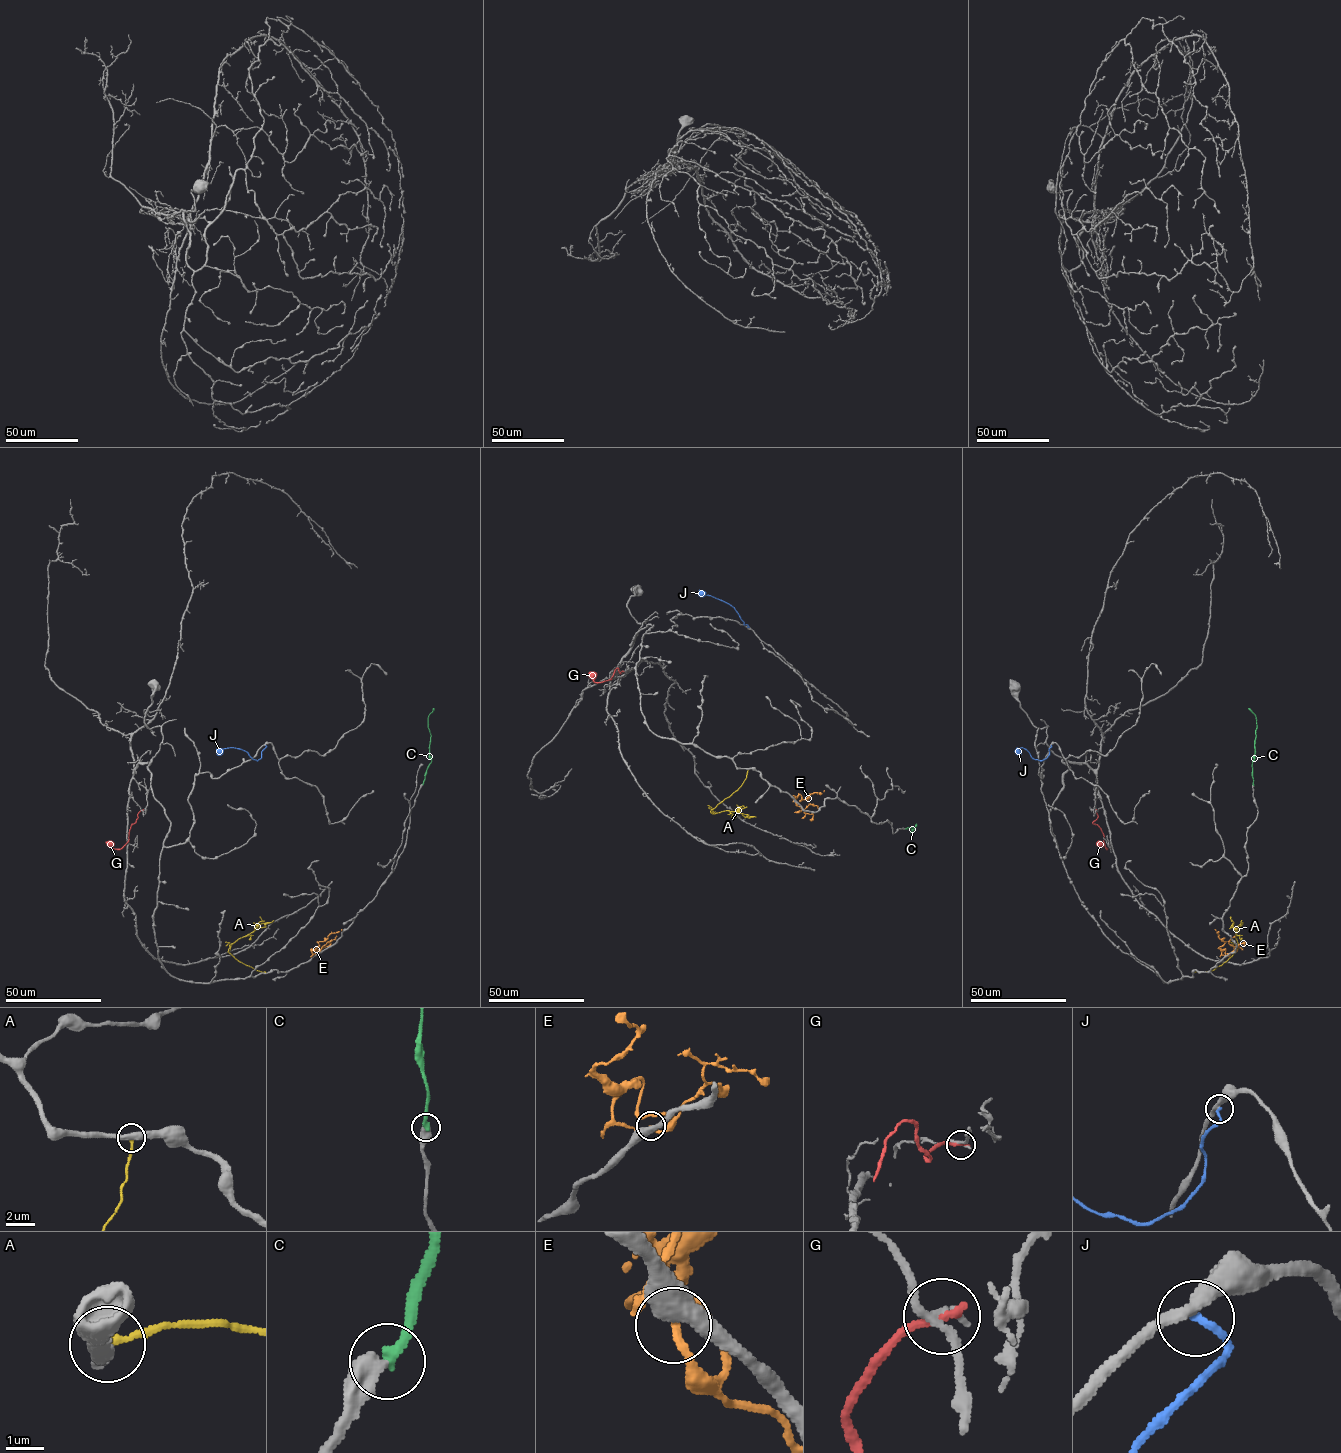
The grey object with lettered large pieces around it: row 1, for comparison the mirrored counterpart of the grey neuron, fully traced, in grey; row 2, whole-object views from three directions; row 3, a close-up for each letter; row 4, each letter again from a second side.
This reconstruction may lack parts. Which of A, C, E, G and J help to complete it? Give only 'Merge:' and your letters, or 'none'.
Merge: C

